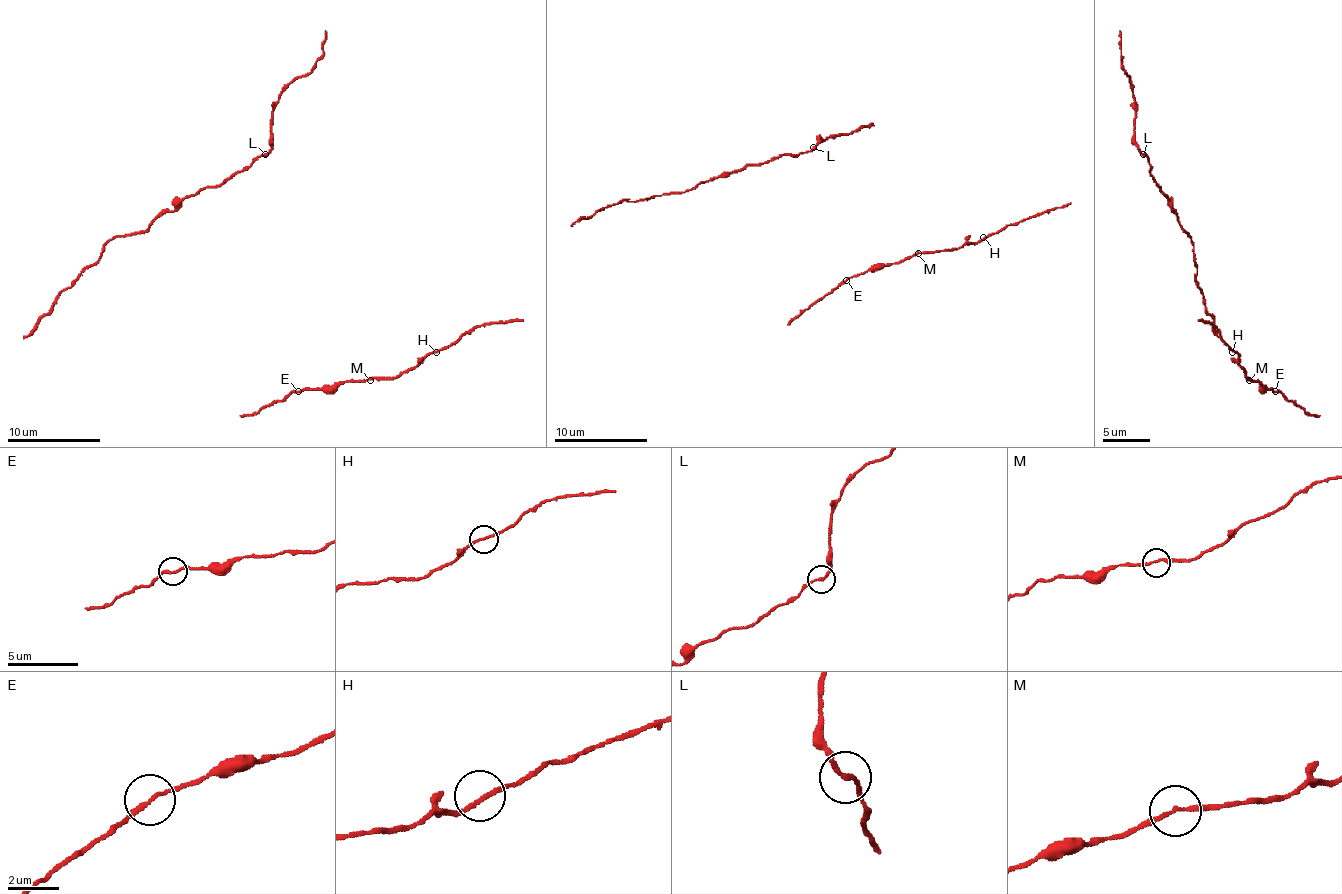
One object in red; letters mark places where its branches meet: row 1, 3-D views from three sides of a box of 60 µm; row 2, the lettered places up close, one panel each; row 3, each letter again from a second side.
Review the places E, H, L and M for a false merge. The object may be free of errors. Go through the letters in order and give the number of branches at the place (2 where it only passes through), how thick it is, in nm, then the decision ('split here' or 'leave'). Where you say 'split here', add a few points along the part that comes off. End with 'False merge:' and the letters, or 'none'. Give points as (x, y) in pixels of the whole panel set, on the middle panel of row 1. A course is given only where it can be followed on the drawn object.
E: 2 branches meet; 180 nm thick; leave
H: 2 branches meet; 160 nm thick; leave
L: 2 branches meet; 170 nm thick; split here; foreign part runs (812, 148), (744, 164), (684, 193), (621, 200), (590, 216), (581, 216), (571, 225)
M: 2 branches meet; 160 nm thick; leave
False merge: L

